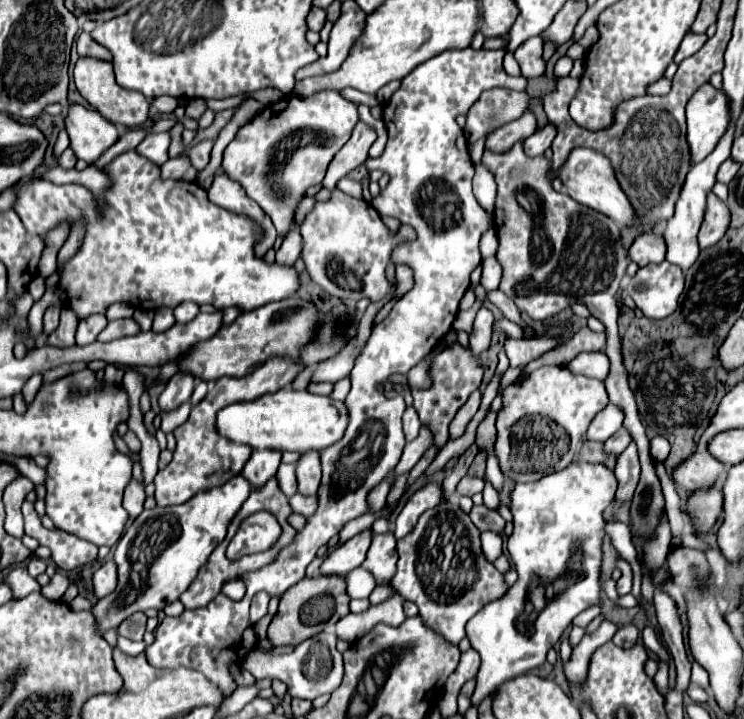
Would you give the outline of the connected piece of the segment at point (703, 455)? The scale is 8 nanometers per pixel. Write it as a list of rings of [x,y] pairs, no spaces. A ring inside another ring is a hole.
[[[696,449],[680,465],[676,465],[672,477],[676,487],[694,491],[694,487],[708,487],[710,483],[716,483],[724,471],[726,467],[718,463],[718,459],[708,455],[706,449]]]

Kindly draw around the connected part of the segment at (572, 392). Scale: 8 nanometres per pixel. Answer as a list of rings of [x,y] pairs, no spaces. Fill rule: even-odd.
[[[546,365],[528,377],[518,377],[502,391],[502,407],[496,421],[498,439],[494,449],[502,473],[514,483],[528,483],[566,469],[574,461],[574,453],[590,421],[606,403],[608,395],[602,381],[574,375],[558,365]],[[526,415],[548,415],[556,423],[518,423]]]

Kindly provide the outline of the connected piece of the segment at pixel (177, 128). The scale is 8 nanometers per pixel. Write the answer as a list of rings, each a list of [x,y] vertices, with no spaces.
[[[178,123],[170,129],[170,147],[168,147],[168,155],[170,159],[174,157],[180,157],[184,153],[184,145],[182,142],[182,132],[184,126],[181,123]]]

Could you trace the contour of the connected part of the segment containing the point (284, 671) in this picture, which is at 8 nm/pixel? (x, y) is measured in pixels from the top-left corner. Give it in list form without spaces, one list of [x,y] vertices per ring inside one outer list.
[[[318,633],[312,639],[306,639],[304,643],[300,643],[292,653],[280,653],[280,655],[272,655],[272,653],[262,653],[262,651],[252,651],[242,667],[246,671],[250,671],[256,679],[278,679],[282,683],[286,683],[288,687],[288,695],[290,697],[298,697],[298,699],[316,699],[322,693],[332,693],[340,683],[342,683],[342,675],[344,675],[344,667],[342,667],[342,655],[336,649],[336,635],[334,633]]]

